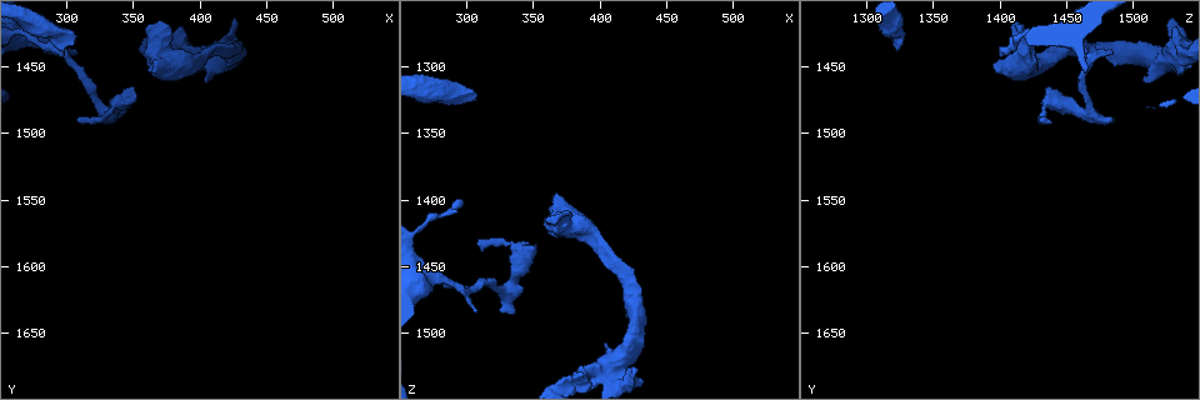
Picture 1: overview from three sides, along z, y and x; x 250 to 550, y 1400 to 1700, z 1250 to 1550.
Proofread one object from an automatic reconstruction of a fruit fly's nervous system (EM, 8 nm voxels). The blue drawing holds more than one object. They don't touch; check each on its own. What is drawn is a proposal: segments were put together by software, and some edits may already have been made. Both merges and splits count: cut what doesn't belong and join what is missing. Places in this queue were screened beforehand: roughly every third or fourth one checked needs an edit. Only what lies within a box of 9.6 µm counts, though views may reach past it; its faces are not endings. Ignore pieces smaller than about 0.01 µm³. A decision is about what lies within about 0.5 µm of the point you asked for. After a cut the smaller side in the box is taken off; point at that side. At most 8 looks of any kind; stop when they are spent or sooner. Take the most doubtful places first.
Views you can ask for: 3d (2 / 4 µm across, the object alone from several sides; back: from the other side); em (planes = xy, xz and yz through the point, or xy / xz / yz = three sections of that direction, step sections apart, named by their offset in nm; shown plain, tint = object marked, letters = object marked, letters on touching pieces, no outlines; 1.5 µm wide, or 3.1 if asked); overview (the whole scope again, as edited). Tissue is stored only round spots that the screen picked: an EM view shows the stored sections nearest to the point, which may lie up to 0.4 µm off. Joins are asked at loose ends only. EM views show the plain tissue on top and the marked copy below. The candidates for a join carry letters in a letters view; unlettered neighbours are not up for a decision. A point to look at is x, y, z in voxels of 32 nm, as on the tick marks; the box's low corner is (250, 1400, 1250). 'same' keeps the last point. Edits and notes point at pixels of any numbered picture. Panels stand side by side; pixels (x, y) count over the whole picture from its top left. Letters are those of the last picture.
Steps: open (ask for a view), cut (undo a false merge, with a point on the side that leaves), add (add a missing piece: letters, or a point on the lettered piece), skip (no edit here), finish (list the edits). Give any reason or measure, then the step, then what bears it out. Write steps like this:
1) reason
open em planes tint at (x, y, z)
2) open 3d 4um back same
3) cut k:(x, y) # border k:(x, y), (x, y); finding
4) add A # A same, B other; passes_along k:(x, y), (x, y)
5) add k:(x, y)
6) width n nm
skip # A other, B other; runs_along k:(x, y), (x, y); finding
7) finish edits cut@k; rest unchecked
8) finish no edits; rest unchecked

open em xz step 4 letters at (304, 1430, 1326)

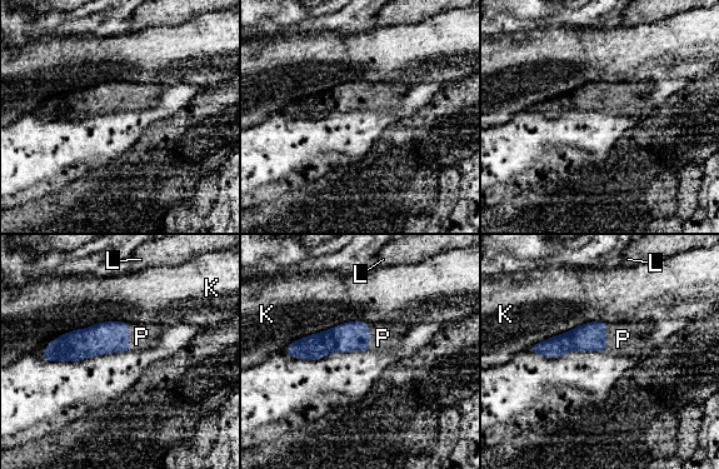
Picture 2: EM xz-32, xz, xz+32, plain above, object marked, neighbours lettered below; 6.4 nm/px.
longest_contact K 550 nm
add P # K other, L other, P same; passes_along 2:(354, 335), (368, 338), (383, 338); the neuron continues

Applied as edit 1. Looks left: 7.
redraw
open overview

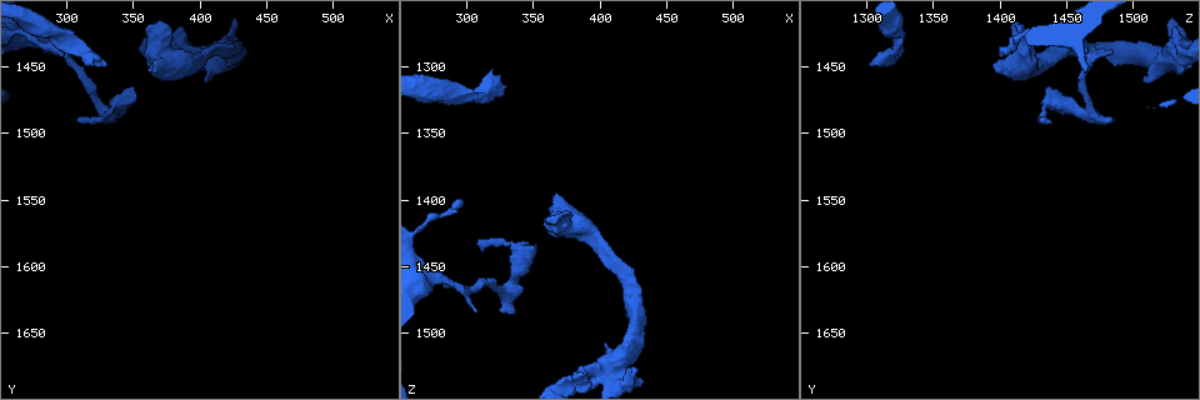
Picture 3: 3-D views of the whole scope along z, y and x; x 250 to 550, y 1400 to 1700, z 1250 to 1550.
sharp bend
open em planes letters at (332, 1486, 1434)

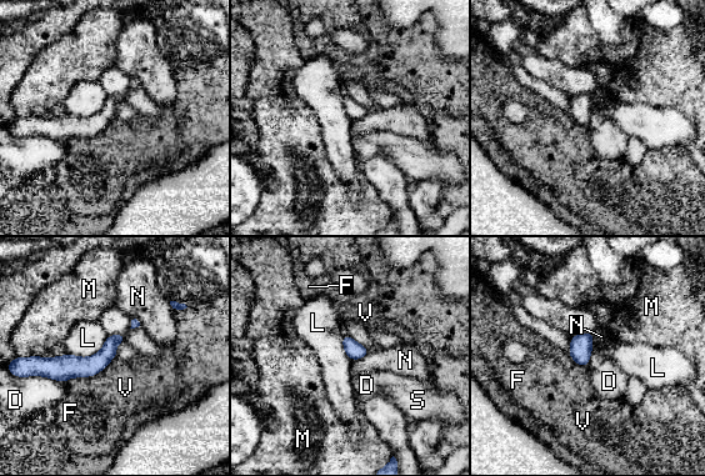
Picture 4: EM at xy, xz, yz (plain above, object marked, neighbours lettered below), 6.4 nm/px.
skip # D other, F other, L other, M other, N other, S other, V other; border 4:(370, 352), (351, 361); one neuron here

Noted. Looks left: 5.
thick end
open 3d 4um at (366, 1448, 1394)

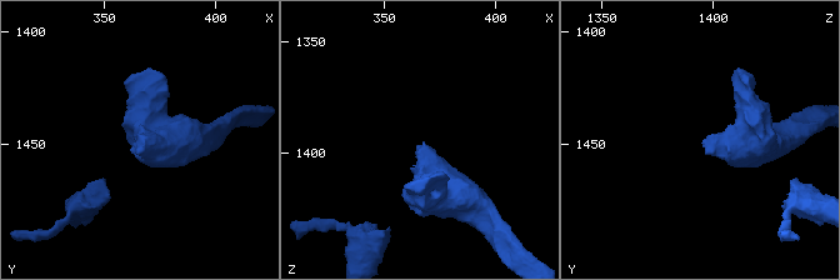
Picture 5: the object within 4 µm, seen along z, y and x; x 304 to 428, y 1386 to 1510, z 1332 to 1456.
open em 3.1um xz step 16 tint at (368, 1449, 1396)

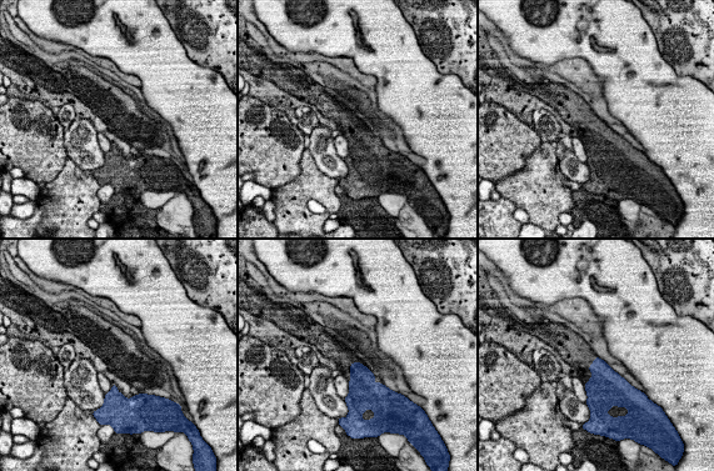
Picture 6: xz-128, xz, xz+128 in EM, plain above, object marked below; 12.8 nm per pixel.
another direction
open em 3.1um planes letters same

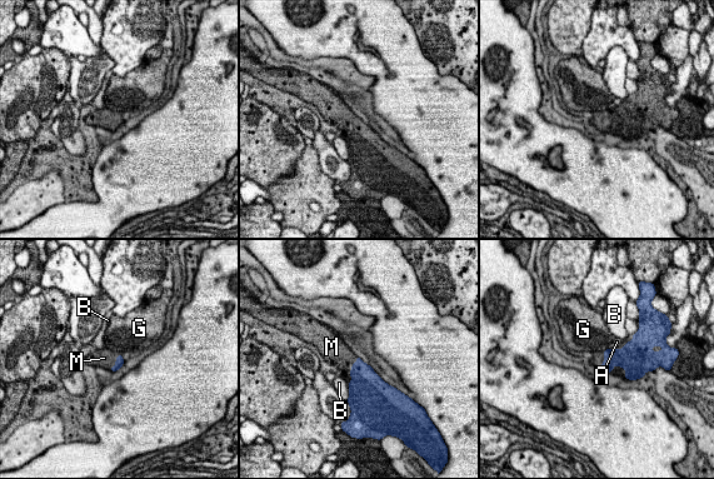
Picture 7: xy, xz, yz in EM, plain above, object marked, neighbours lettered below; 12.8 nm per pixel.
add M # A other, B other, G other, M same; passes_along 7:(119, 363), (116, 362), (104, 358); it goes on there

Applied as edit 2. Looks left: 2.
finish edits add@2, add@7; rest unchecked

